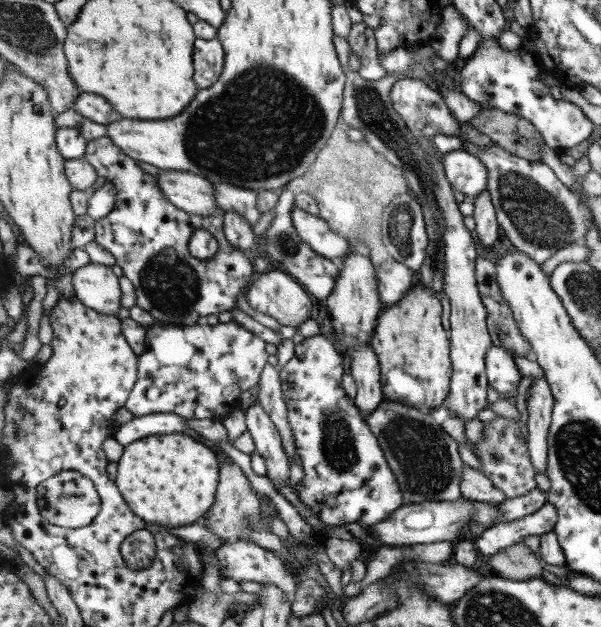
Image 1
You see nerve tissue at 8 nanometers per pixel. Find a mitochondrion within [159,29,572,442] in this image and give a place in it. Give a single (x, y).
(265, 122)

